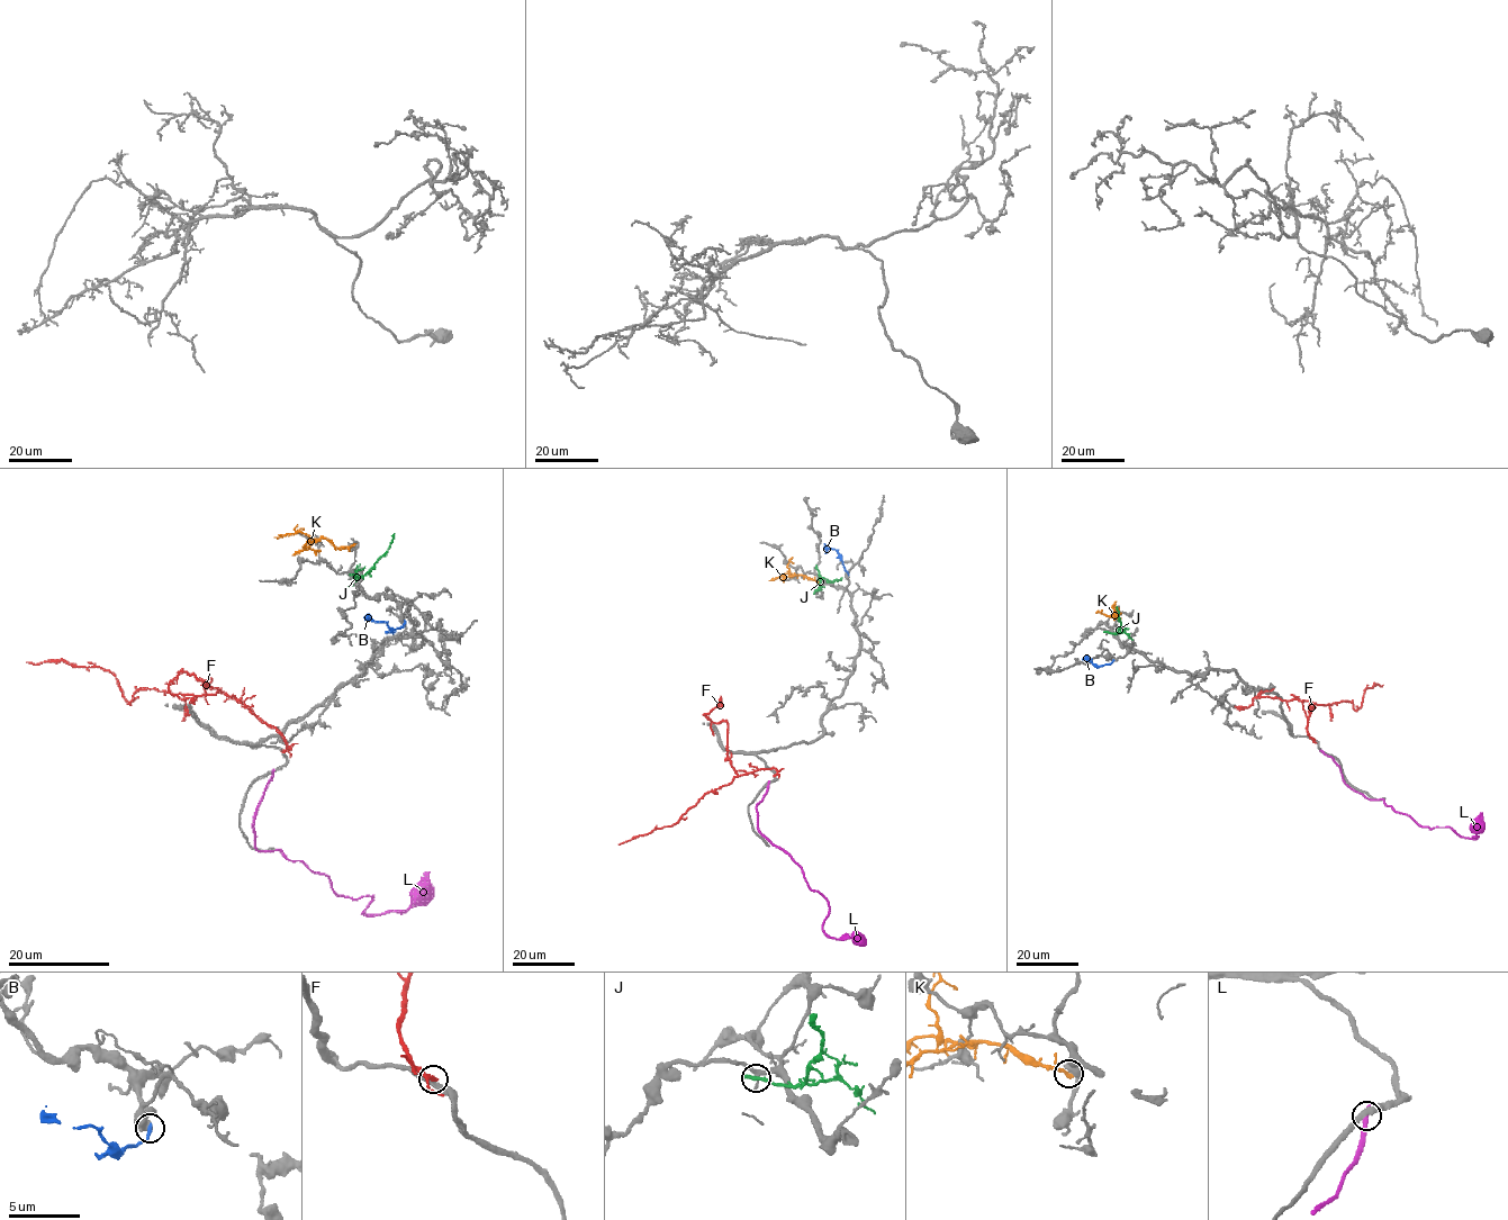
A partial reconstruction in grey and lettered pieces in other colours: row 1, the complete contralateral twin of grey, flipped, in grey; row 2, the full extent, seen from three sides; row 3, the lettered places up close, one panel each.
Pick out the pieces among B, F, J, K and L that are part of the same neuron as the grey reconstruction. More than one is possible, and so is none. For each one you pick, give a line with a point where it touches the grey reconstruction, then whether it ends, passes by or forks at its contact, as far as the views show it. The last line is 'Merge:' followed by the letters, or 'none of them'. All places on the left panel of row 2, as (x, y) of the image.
Merge: none of them

